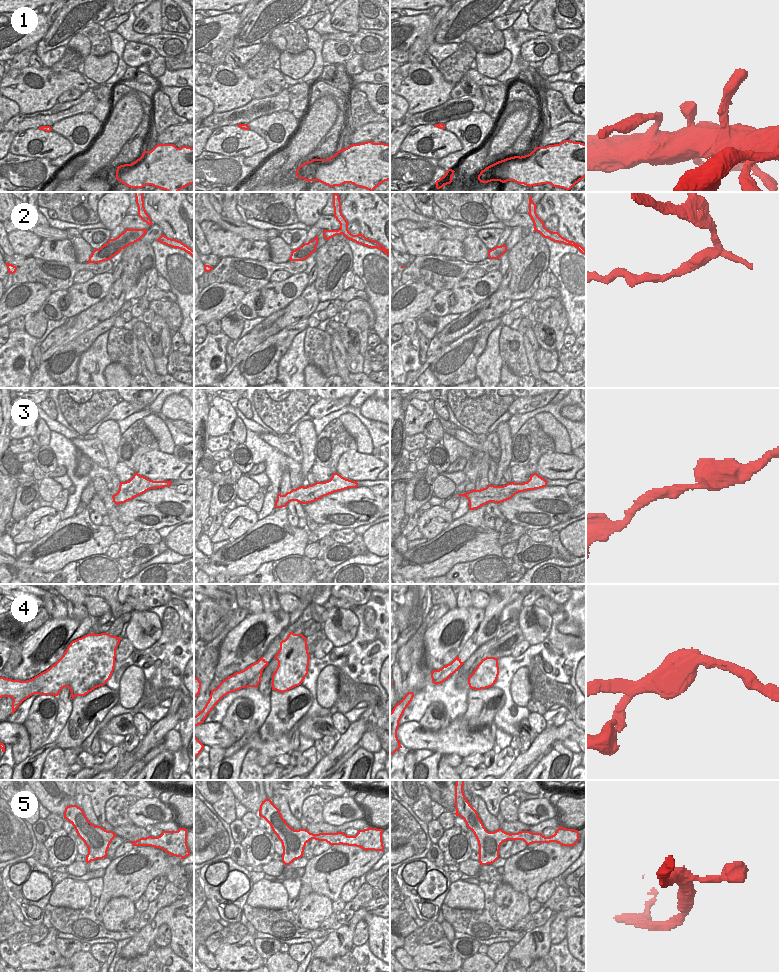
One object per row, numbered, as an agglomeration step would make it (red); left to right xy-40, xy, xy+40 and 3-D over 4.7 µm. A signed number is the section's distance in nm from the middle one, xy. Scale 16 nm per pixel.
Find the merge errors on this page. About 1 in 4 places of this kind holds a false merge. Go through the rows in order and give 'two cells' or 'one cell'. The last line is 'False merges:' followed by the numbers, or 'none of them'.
1: one cell
2: two cells
3: one cell
4: two cells
5: one cell
False merges: 2, 4

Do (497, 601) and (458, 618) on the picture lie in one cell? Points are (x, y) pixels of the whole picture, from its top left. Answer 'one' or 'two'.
two

